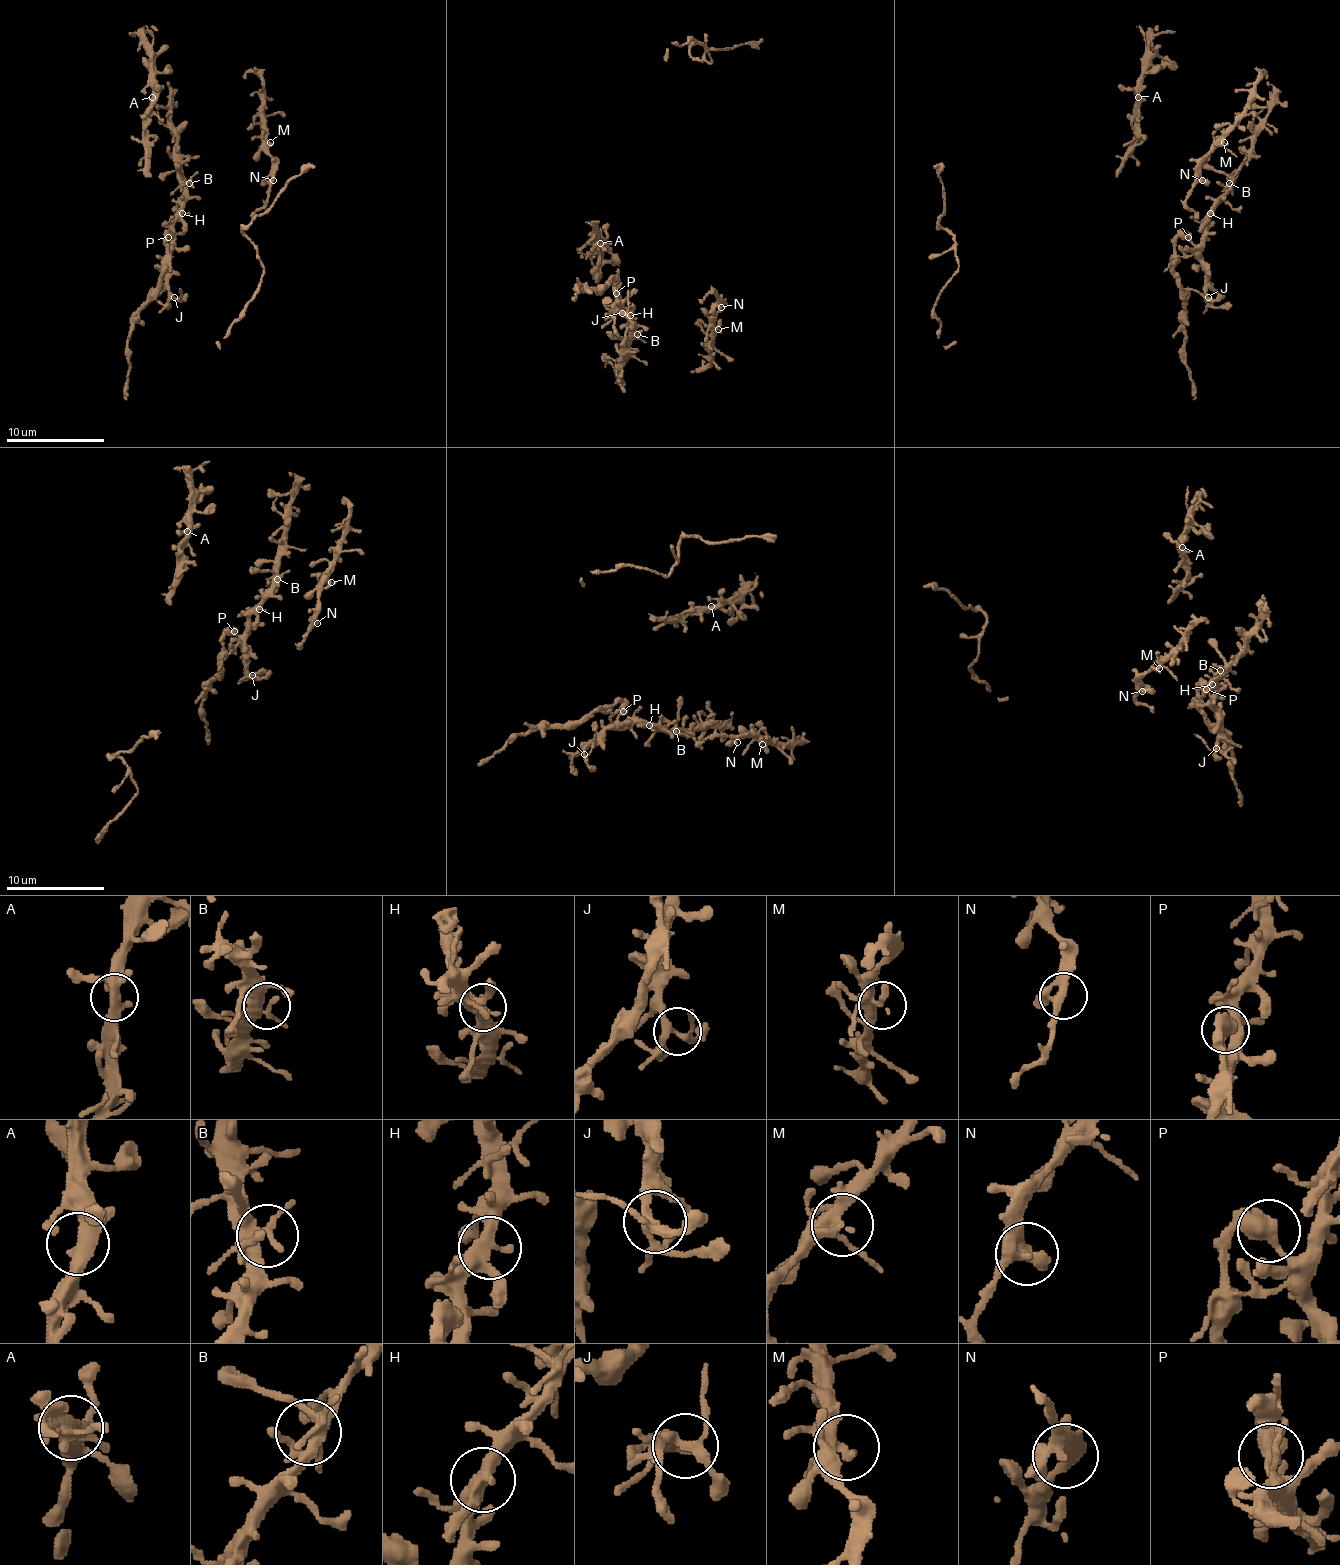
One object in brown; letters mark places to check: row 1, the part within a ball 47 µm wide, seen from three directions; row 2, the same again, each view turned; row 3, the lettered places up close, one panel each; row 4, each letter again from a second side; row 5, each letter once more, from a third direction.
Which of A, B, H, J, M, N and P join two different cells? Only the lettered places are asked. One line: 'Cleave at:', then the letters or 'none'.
Cleave at: J, P

